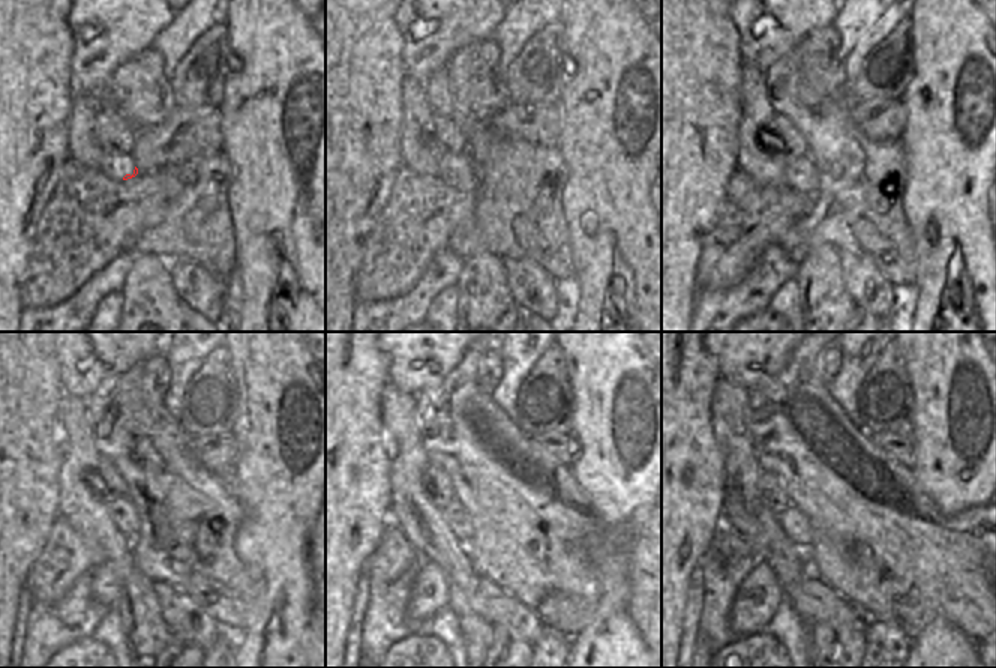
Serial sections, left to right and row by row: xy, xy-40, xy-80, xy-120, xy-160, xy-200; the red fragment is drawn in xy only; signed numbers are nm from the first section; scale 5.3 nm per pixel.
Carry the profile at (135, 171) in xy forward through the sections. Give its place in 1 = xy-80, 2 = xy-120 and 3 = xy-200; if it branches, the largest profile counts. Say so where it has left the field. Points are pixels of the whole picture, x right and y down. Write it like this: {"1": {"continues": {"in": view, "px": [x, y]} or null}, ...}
{"1": {"continues": {"in": "xy-80", "px": [804, 183]}}, "2": {"continues": {"in": "xy-120", "px": [126, 520]}}, "3": {"continues": {"in": "xy-200", "px": [794, 523]}}}

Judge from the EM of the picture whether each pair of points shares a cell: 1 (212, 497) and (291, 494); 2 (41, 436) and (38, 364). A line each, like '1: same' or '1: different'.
1: different
2: same

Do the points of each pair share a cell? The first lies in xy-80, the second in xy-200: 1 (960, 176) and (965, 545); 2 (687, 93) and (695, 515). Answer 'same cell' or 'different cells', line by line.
1: different cells
2: same cell

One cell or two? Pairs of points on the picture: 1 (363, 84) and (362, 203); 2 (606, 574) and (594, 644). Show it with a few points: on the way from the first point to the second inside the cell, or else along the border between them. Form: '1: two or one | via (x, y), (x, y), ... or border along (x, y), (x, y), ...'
1: one | via (359, 114), (359, 173)
2: one | via (609, 592), (609, 626)

